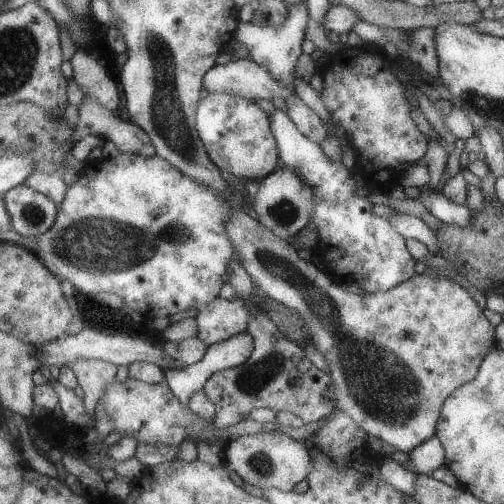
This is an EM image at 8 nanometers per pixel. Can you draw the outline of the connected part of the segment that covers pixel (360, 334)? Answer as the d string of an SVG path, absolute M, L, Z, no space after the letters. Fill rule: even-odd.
M233 209L231 217L225 225L227 235L231 238L233 249L240 252L242 256L242 266L248 271L250 278L256 287L260 287L270 299L274 299L284 304L293 313L299 314L308 327L311 334L312 344L324 355L330 368L329 375L332 377L335 388L336 411L344 411L358 426L361 426L370 436L378 436L386 443L388 450L398 450L410 454L419 444L429 439L437 432L437 418L439 417L444 401L460 386L474 380L481 368L484 357L494 349L498 348L497 338L495 337L495 325L485 317L484 311L474 298L463 288L450 278L429 277L419 270L418 274L409 278L406 282L387 291L378 291L375 293L354 294L343 290L339 282L326 270L317 267L310 257L299 256L299 251L294 248L287 240L275 236L274 232L267 226L264 226L256 218L250 217L246 211Z

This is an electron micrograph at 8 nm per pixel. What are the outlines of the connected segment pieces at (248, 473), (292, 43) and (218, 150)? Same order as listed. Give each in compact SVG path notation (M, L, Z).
M278 430L274 432L242 435L228 440L221 452L225 465L230 465L245 483L263 489L278 489L292 493L298 482L306 479L312 470L310 453L302 442Z
M306 1L299 5L287 7L288 16L286 20L277 27L261 27L252 22L241 22L235 32L236 40L246 45L249 57L252 61L264 67L275 81L281 82L286 87L292 87L295 81L296 62L302 52L302 42L305 39L305 30L310 16Z
M209 93L199 100L195 125L210 160L238 178L260 180L280 166L279 148L269 116L250 99L224 93Z

